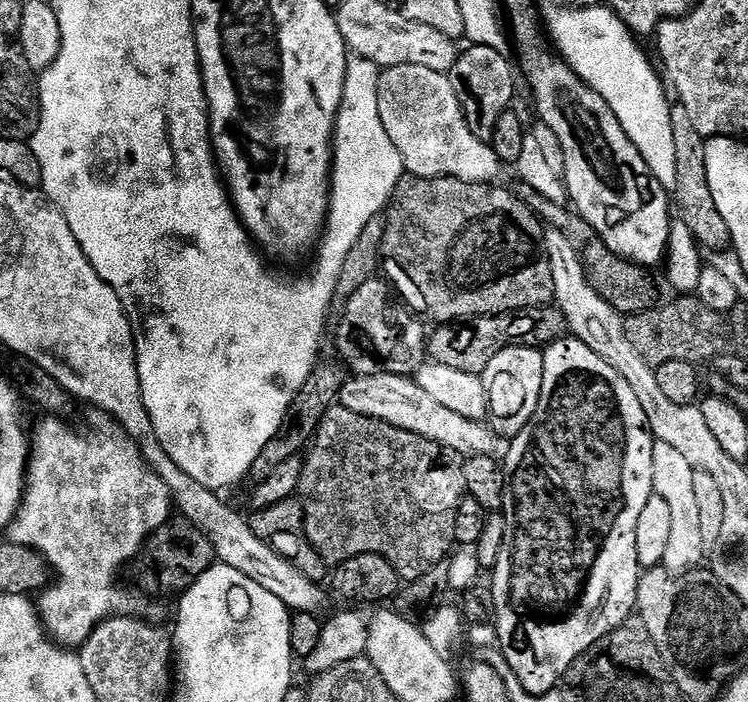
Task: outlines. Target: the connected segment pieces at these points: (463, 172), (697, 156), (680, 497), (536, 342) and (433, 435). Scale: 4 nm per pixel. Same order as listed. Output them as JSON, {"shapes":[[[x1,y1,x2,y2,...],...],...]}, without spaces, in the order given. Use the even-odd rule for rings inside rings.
{"shapes":[[[394,66,385,68,378,78,378,115,382,117,382,126,390,134,390,142,398,146,402,154,404,171,410,176,438,178,449,176,471,184,491,184,499,181,502,161,492,149,491,143,480,140,468,123,465,101,460,101,456,88,452,85,451,75,429,70,426,66]],[[679,102,673,103,670,110,670,130,674,130,676,187,671,189,670,196,674,201,675,215,690,226,690,234,694,234,697,244,708,250,727,249,732,235,726,226,726,218,722,218,722,214,718,214,718,206,714,206,714,194,710,194,710,178,706,174,706,138,694,130,690,113]],[[660,441,654,442,653,493,663,498,670,507,670,537,663,554,663,567,668,571,687,571,697,567,703,560,702,554,706,552,706,545,702,538,702,521,699,520,698,501,695,497,694,474,696,472,692,464,686,461,678,450]],[[555,306,520,308,516,312,474,316,470,320,459,321,455,327,448,322,441,323,433,332,431,329,426,340,426,352,435,363,454,366,454,370,462,370,462,374,480,376,494,358,494,354,507,348,543,349,563,337,565,332,564,315,559,308]],[[353,375,345,379,338,404,346,410,354,410,354,414,366,414,366,418,378,418,382,422,390,422,390,426,430,438,430,442,438,442,438,446,454,450,461,458,492,456,496,452,498,437,487,423,454,414,454,410,441,406,430,394,426,394,426,390,422,390,422,386,416,384,415,379,407,376]]]}

